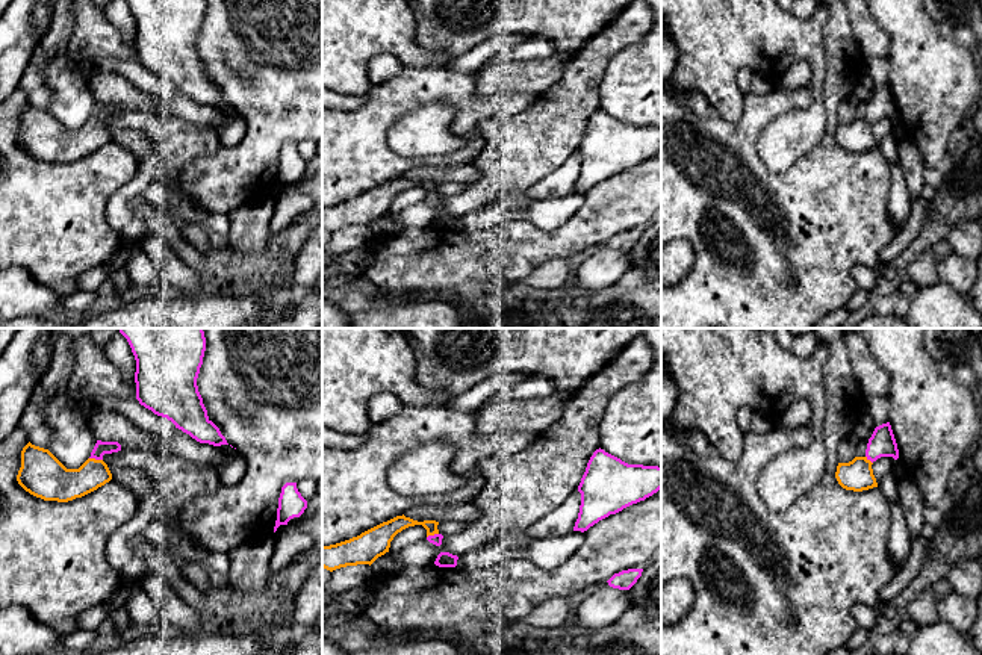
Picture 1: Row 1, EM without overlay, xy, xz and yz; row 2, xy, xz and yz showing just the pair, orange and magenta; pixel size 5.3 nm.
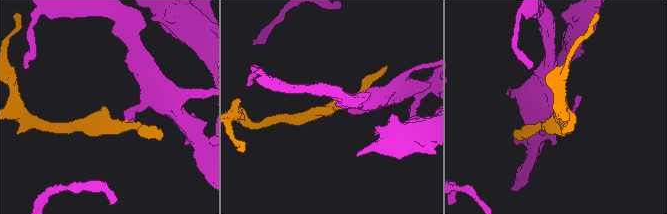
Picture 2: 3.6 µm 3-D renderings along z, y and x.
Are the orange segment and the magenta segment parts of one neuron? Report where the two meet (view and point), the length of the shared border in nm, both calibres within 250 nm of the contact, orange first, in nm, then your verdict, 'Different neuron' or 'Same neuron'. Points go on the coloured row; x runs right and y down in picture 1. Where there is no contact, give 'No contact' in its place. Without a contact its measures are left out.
Touches orange at xy (94, 459). Shared border 70 nm. Thickness 200 nm (orange) against 70 nm. Same neuron

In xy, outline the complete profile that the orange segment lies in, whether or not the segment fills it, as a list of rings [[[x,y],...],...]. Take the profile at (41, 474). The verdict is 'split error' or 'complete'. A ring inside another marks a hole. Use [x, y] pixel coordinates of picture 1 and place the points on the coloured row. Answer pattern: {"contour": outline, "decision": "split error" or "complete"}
{"contour": [[[97,440],[91,457],[79,469],[67,469],[48,449],[32,445],[21,451],[18,484],[44,501],[68,502],[82,498],[112,480],[104,454],[121,451],[118,442]]], "decision": "split error"}

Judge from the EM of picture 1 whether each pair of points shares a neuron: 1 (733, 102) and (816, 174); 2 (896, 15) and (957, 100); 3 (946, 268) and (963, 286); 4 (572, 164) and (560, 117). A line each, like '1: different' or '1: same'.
1: different
2: same
3: same
4: different

